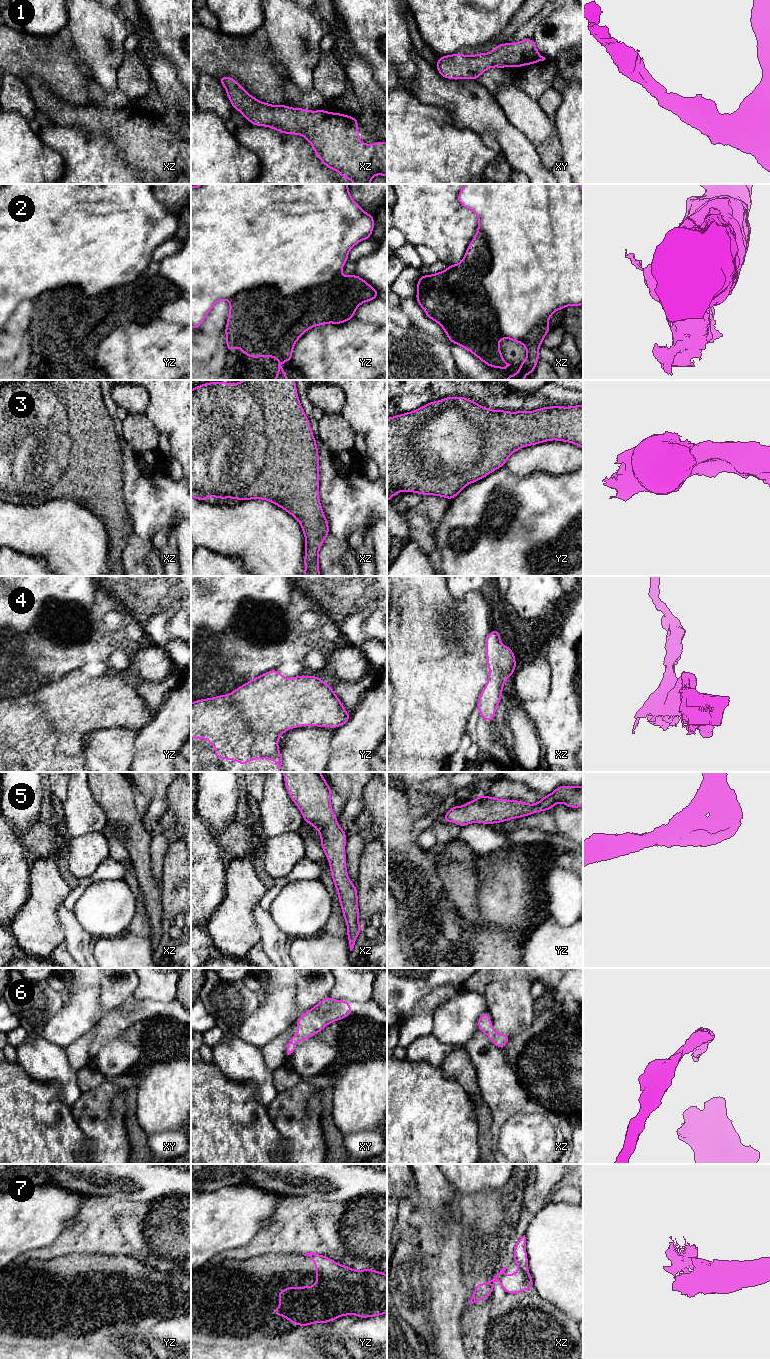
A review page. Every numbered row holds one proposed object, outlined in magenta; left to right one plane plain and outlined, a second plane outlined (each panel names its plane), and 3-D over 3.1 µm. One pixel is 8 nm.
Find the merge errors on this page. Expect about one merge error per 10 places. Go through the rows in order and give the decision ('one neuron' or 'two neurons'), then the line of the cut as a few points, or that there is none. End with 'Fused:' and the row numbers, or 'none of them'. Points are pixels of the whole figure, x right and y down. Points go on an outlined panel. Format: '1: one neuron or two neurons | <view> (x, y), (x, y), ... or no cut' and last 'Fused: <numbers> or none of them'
1: one neuron | no cut
2: two neurons | yz (340, 271), (296, 295), (257, 286), (229, 301)
3: one neuron | no cut
4: one neuron | no cut
5: one neuron | no cut
6: one neuron | no cut
7: two neurons | xz (488, 1283), (492, 1290)
Fused: 2, 7

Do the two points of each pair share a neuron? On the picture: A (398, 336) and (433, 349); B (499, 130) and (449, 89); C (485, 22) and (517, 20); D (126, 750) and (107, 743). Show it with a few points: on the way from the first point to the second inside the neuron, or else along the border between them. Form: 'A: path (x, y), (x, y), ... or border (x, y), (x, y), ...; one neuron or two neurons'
A: path (407, 345), (411, 349), (424, 349); one neuron
B: path (487, 118), (465, 99), (461, 98); one neuron
C: border (518, 10), (508, 25), (495, 38); two neurons
D: path (121, 749), (112, 743); one neuron

